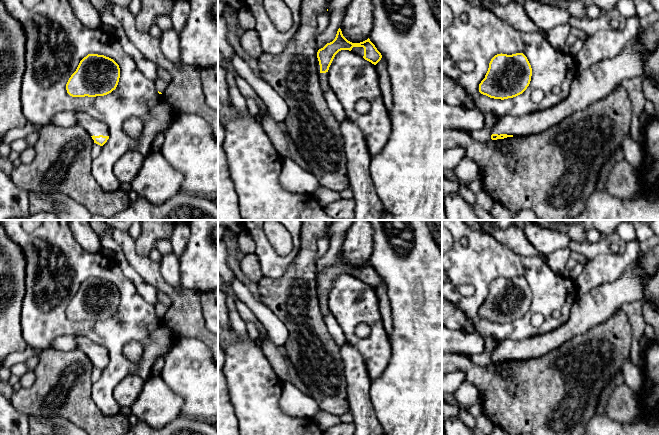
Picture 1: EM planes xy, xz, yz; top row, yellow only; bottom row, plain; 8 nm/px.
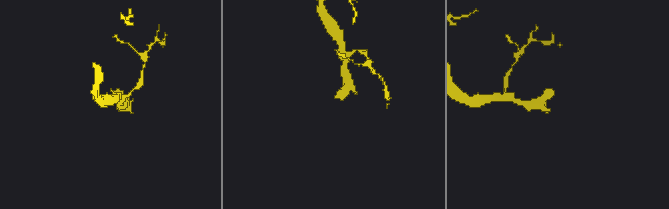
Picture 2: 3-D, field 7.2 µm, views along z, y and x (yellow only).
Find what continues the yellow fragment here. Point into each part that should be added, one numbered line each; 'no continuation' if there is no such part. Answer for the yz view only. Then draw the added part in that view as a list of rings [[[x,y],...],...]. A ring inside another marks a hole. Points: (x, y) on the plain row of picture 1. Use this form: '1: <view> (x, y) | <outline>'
1: yz (591, 309) | [[[659,244],[640,253],[633,267],[618,279],[578,295],[569,319],[559,328],[532,338],[503,340],[492,351],[492,358],[526,361],[548,354],[570,339],[604,323],[624,304],[642,301],[642,281],[653,277],[658,269]]]

